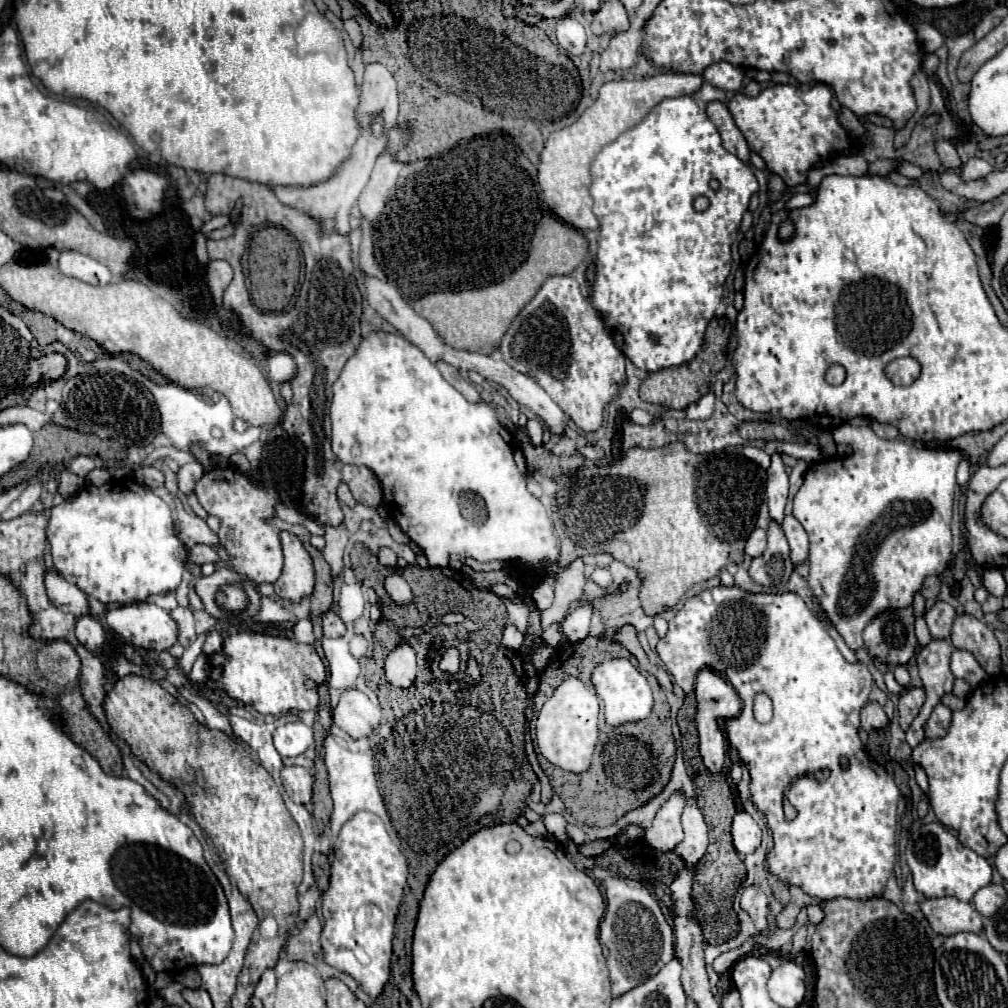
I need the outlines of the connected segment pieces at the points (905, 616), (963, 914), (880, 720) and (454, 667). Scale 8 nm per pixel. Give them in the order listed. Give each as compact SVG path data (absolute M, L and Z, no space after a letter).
M913 606L883 610L863 630L865 648L889 666L907 664L919 648L913 622Z
M953 896L927 898L921 902L921 912L931 928L941 936L953 936L959 932L981 934L983 930L983 918L973 904L961 902Z
M867 702L861 710L861 728L863 730L873 730L873 728L883 728L887 726L887 716L883 708L877 702Z
M455 646L445 648L439 658L439 670L447 676L457 676L461 672L461 654Z

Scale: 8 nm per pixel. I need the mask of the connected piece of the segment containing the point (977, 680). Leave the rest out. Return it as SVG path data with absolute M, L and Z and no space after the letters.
M953 650L953 654L951 654L951 672L953 672L955 678L967 680L973 688L979 686L987 678L987 674L979 666L979 662L973 658L973 654L965 652L965 650Z

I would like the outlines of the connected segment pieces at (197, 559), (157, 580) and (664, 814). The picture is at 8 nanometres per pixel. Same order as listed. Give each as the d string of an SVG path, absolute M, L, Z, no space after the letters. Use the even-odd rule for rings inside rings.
M197 544L197 546L193 546L193 548L189 550L189 558L191 558L195 564L203 566L203 564L207 564L207 562L217 562L217 560L219 560L219 554L217 554L211 546Z
M131 478L111 480L105 486L93 486L91 482L85 482L77 494L51 508L47 540L53 554L53 564L67 582L73 582L87 596L93 596L103 604L127 606L145 602L147 596L165 596L175 592L181 584L187 560L187 550L175 532L176 514L173 494L168 492L165 498L164 493L162 499L147 486L141 486Z
M675 794L671 800L663 804L663 808L657 812L651 828L645 830L645 842L653 846L655 850L673 850L683 840L681 830L681 812L683 812L685 800L681 794Z

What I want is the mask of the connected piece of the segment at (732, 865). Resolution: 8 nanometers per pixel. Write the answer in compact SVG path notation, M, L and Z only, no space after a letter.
M693 696L685 698L685 704L681 706L677 714L677 722L681 728L681 740L683 740L683 752L685 752L685 764L687 772L695 784L695 794L697 794L697 804L703 810L705 822L709 826L709 848L705 856L699 860L695 868L695 882L693 882L693 900L697 906L697 914L703 926L703 936L705 942L709 944L721 944L729 938L733 938L739 932L739 920L733 912L733 898L735 898L735 878L737 878L737 890L741 882L745 880L745 864L739 858L733 840L731 840L731 820L735 816L735 802L729 790L727 776L721 774L711 774L699 756L699 740L697 740L697 728L693 722L695 714L695 700Z

